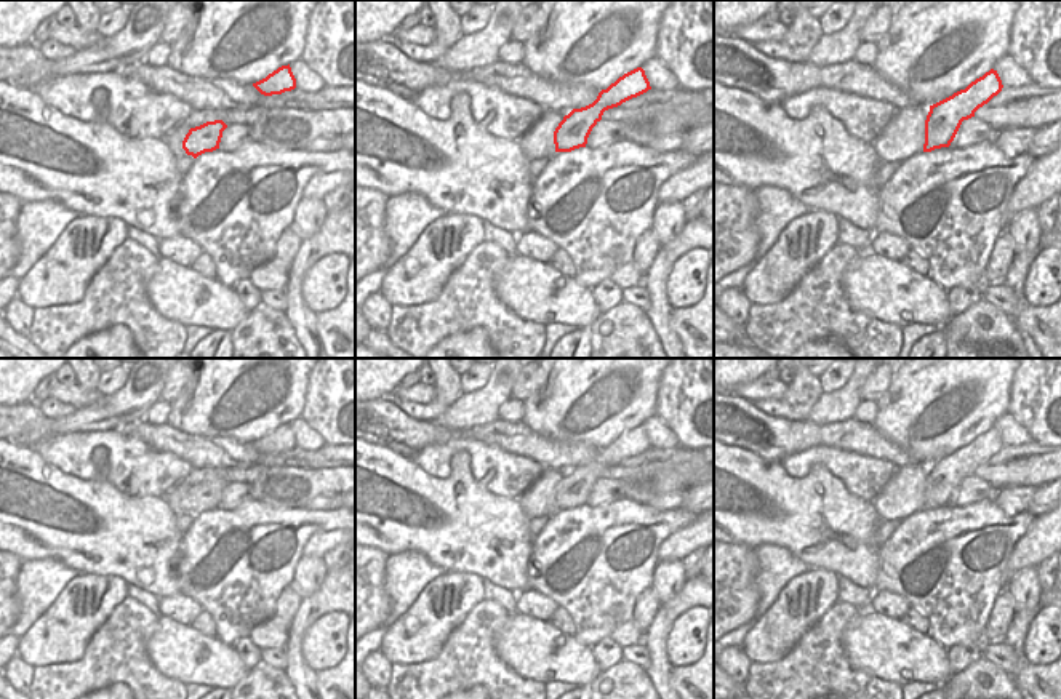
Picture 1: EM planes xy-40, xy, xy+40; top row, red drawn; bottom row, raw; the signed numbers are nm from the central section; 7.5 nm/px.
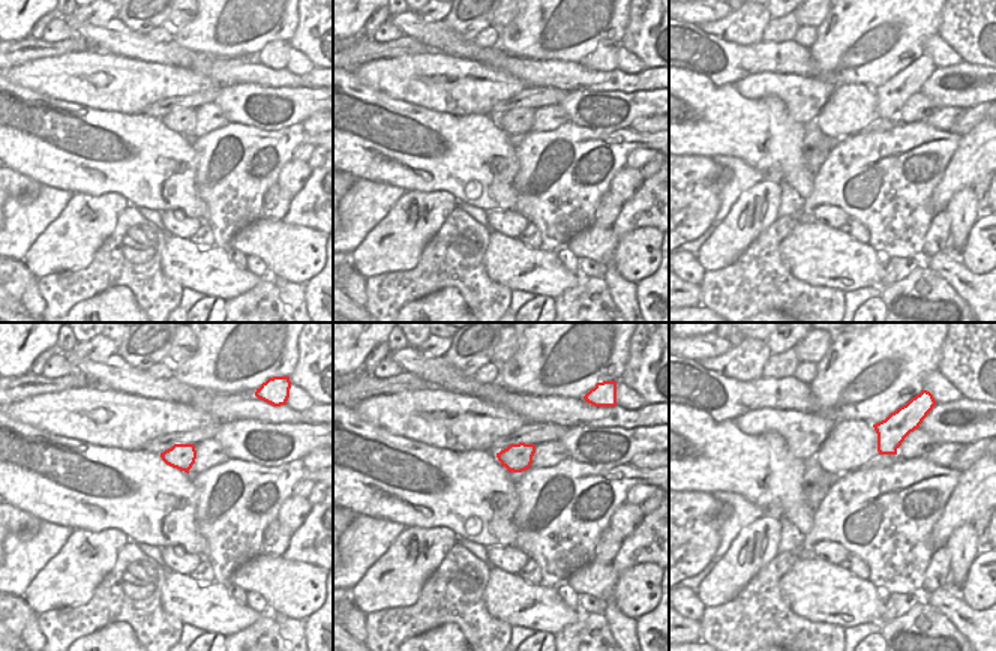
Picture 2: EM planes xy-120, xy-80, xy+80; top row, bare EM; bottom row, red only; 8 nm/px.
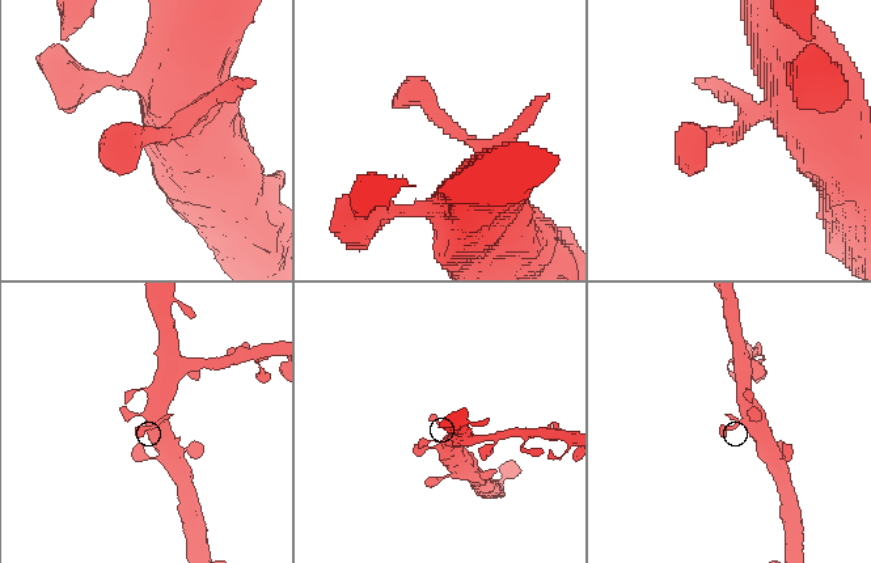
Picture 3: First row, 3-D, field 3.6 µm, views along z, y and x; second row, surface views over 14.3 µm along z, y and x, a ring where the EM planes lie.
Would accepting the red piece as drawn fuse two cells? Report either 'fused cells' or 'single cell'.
single cell

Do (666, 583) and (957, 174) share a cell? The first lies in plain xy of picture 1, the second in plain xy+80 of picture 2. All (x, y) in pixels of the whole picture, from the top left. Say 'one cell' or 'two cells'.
two cells

